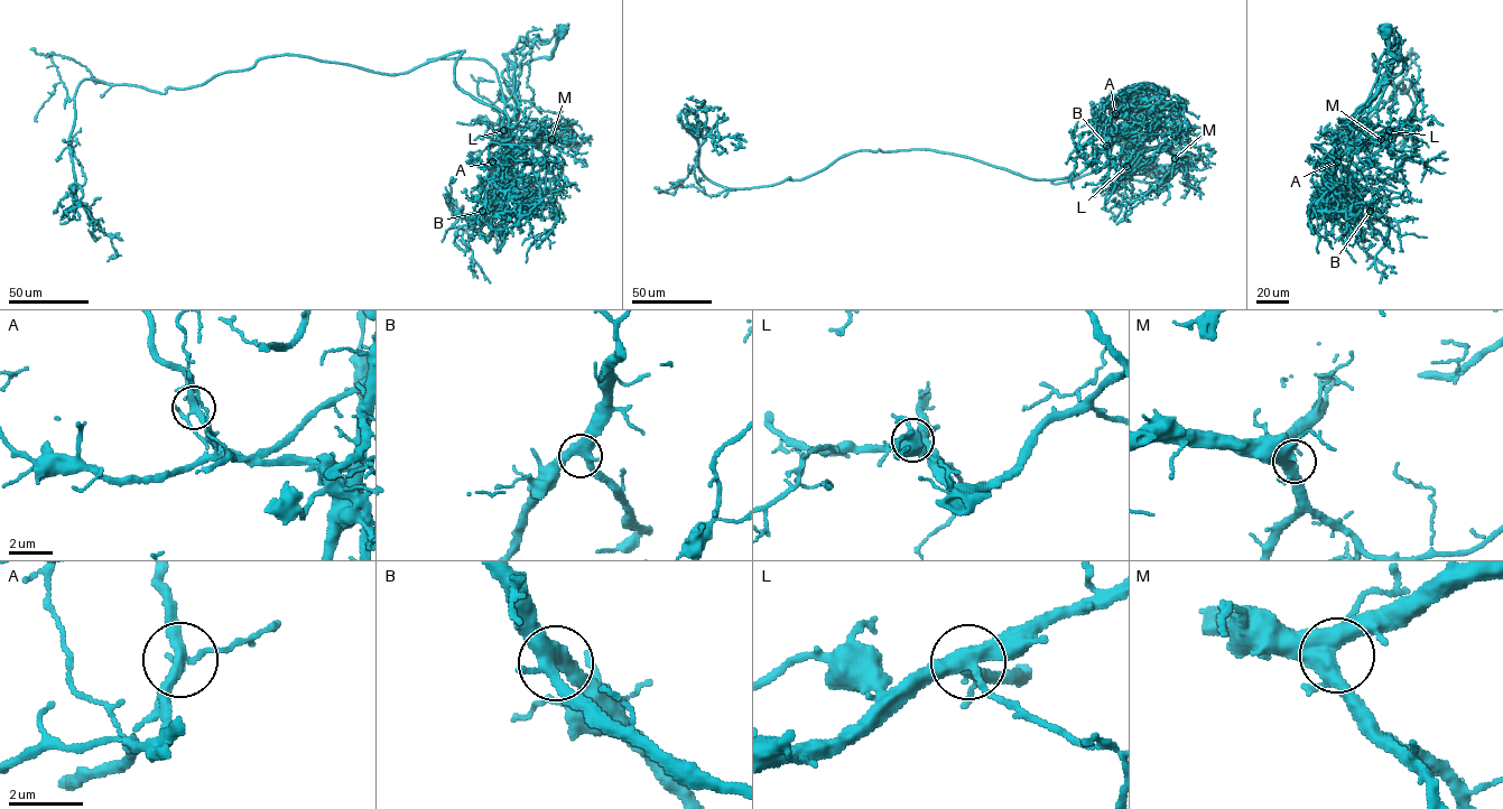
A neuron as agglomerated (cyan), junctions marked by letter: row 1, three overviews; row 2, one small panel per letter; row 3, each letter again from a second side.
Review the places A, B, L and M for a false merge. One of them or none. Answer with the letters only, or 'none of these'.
A

